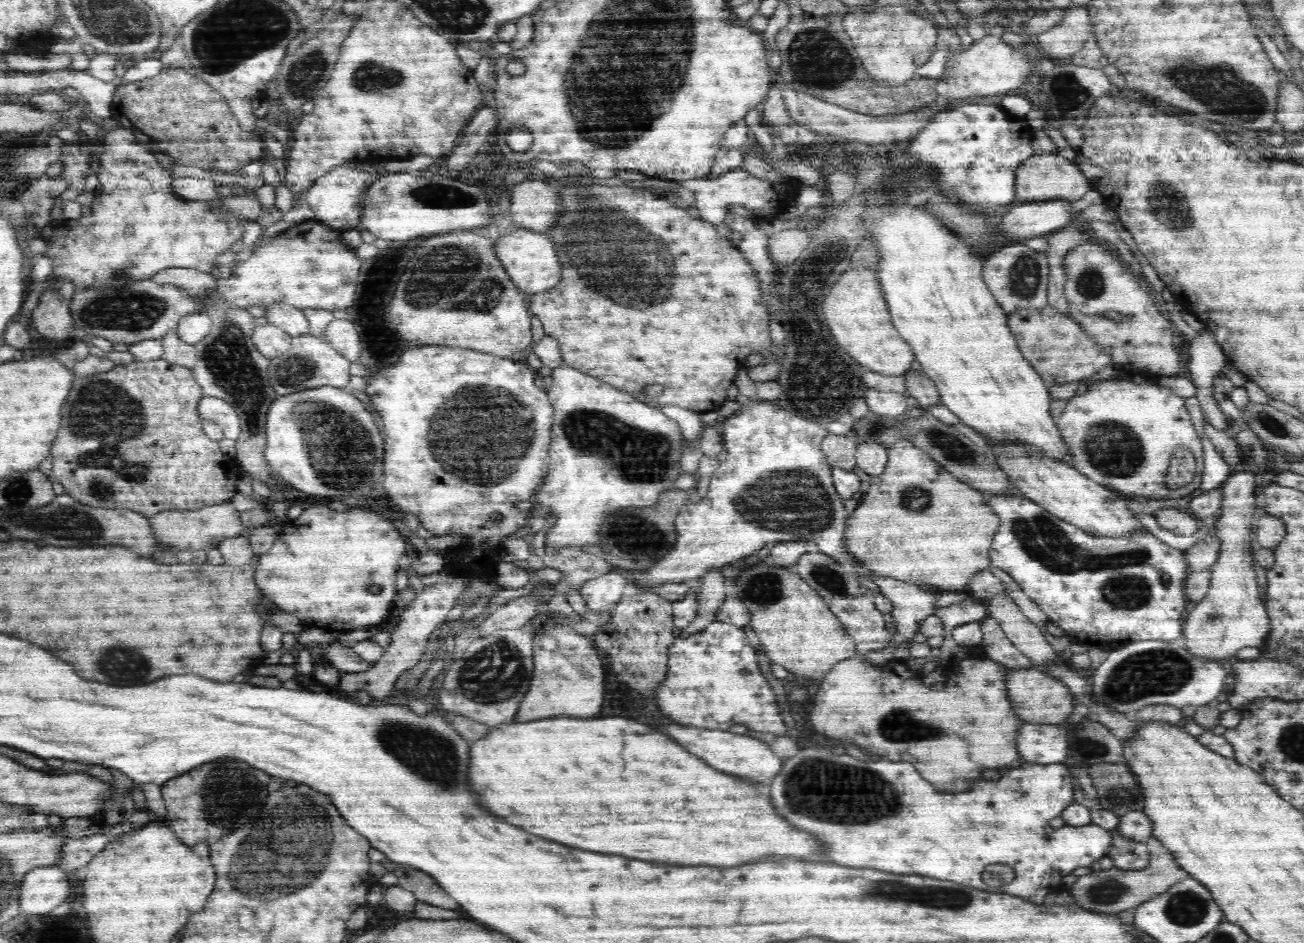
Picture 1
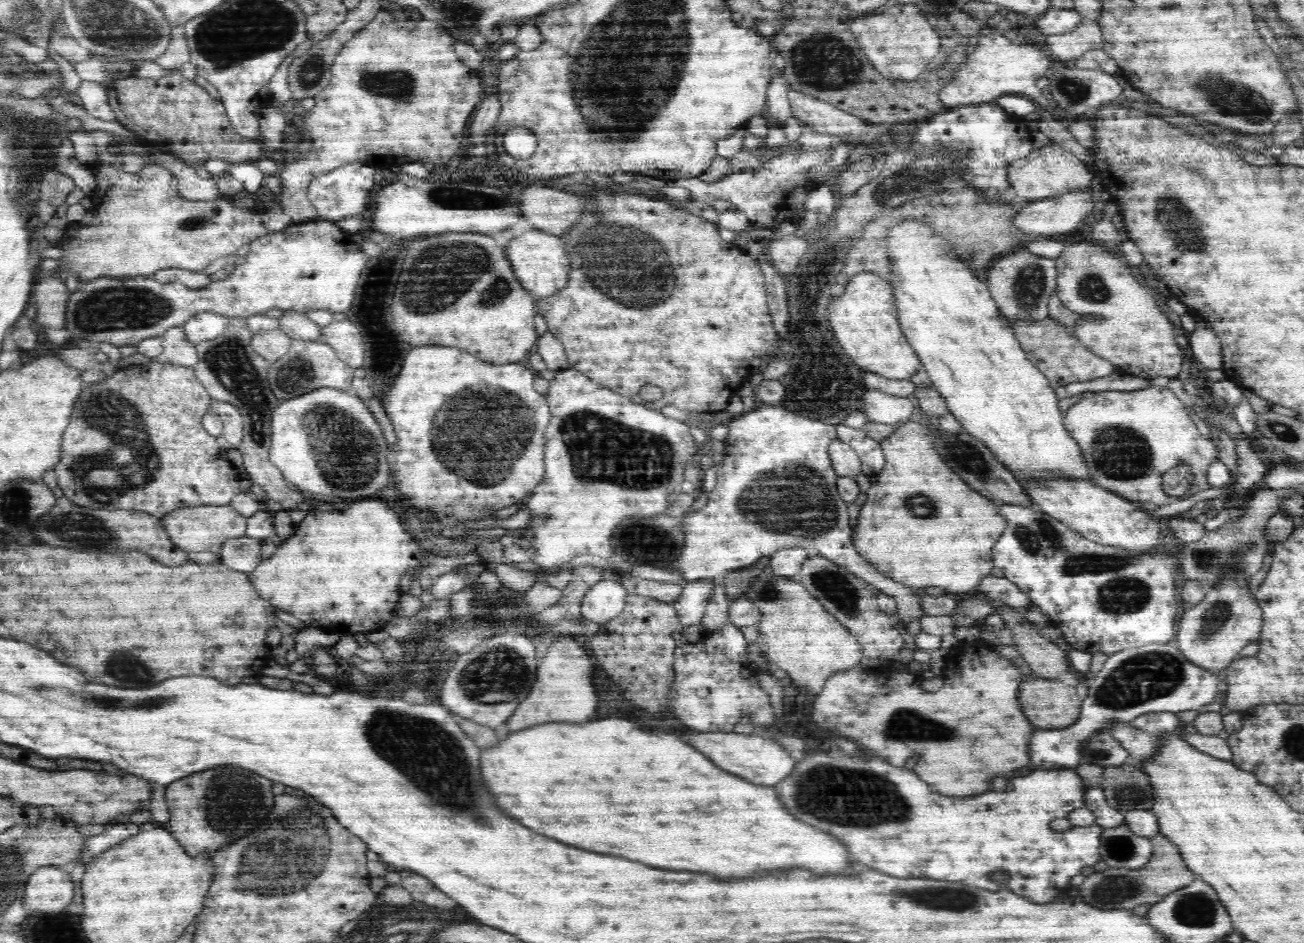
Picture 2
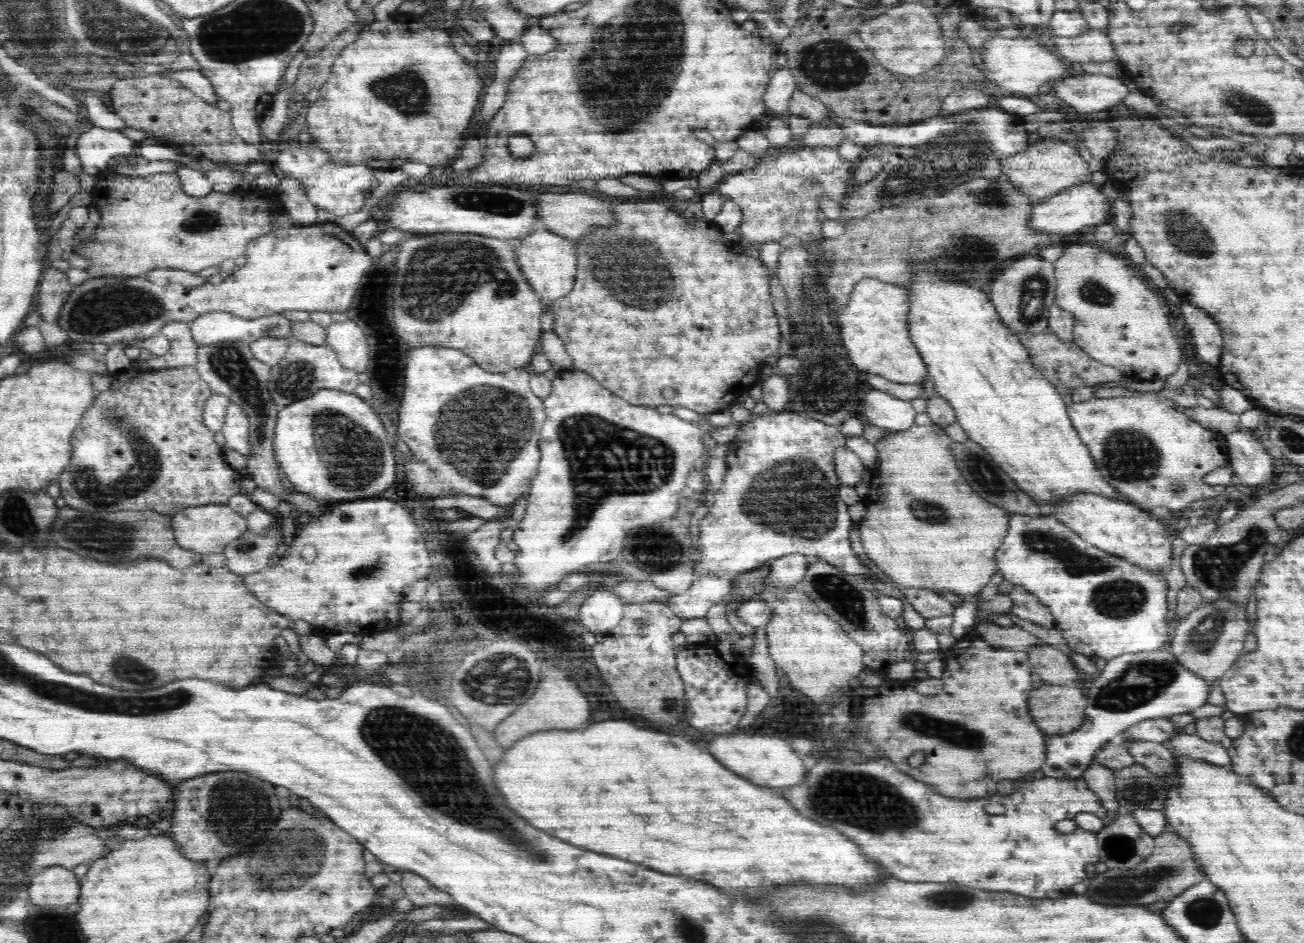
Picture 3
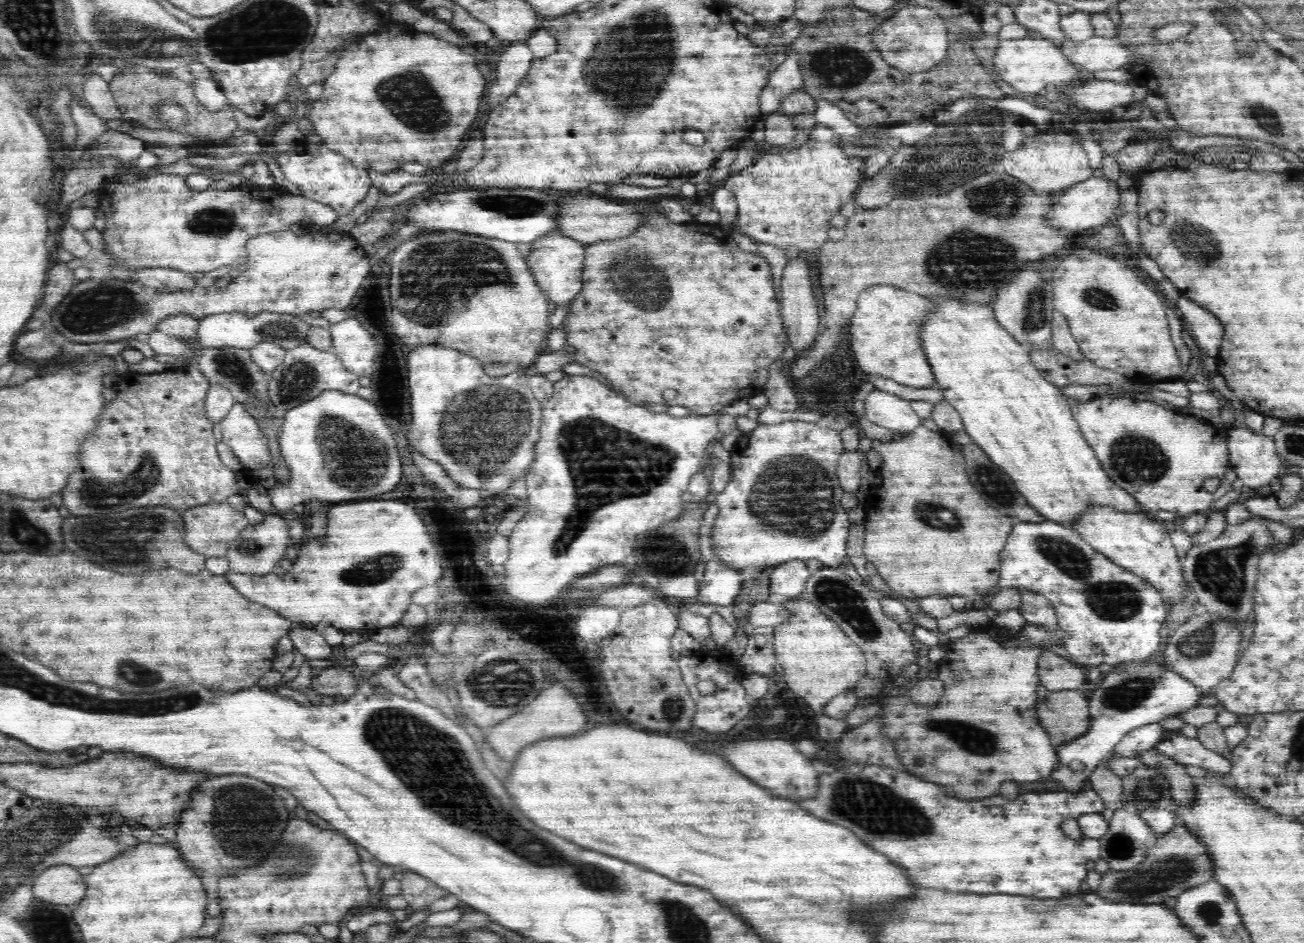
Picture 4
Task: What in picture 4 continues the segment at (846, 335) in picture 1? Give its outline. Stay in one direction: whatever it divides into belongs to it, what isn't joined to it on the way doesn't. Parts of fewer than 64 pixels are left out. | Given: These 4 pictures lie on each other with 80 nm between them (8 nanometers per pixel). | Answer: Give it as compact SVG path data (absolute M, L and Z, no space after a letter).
M874 283L870 290L862 292L850 328L852 352L858 367L870 375L882 375L904 386L936 387L934 373L930 374L930 364L926 362L926 354L922 354L922 346L918 346L918 314L922 314L922 306L926 306L922 296L898 290L894 286Z

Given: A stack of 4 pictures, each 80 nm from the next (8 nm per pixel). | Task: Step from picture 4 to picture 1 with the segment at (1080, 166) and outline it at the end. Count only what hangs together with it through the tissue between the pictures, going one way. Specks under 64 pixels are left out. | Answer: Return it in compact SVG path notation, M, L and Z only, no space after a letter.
M1058 151L1043 153L1030 157L1021 164L1015 174L1015 200L1020 203L1050 201L1054 199L1075 201L1080 200L1086 192L1092 190L1090 181L1082 174L1082 170L1073 160L1062 157Z

